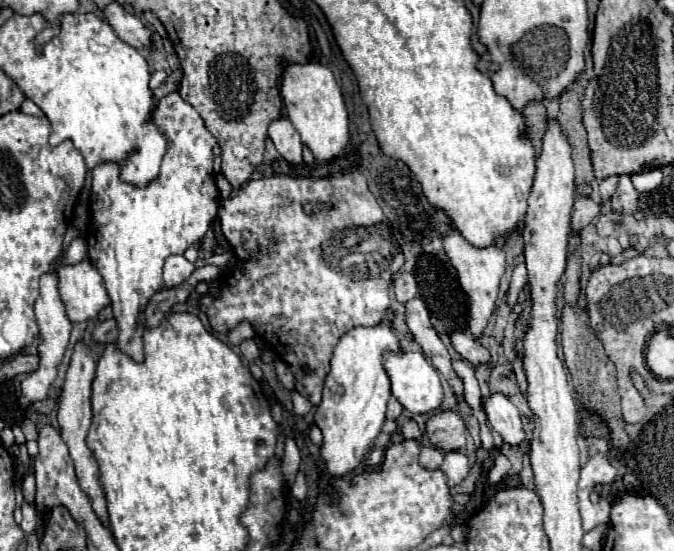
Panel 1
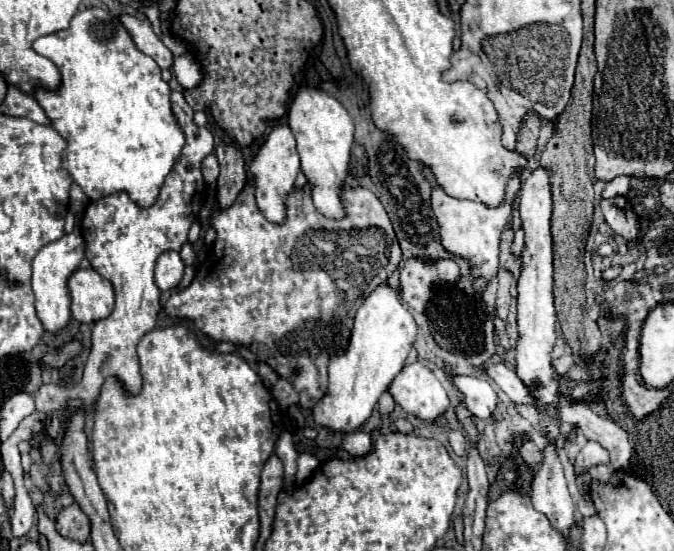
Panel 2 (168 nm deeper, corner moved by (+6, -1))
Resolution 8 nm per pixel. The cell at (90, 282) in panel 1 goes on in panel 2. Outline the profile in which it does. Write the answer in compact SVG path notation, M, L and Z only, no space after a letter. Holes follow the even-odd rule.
M77 269L69 281L71 315L79 323L95 323L105 319L113 309L113 285L95 269Z

